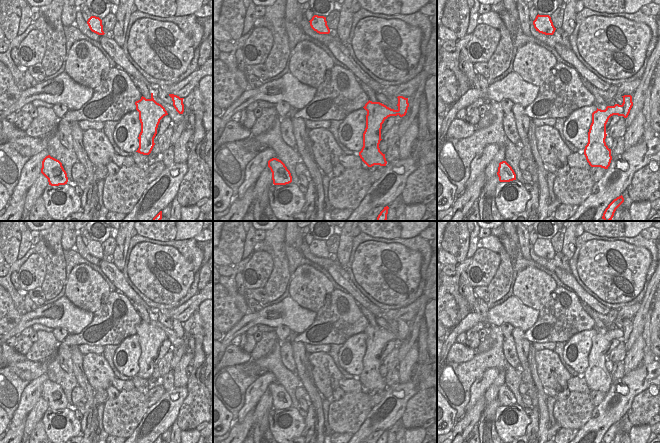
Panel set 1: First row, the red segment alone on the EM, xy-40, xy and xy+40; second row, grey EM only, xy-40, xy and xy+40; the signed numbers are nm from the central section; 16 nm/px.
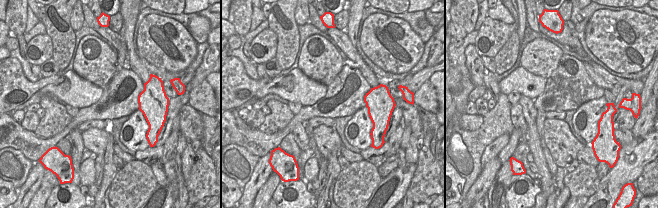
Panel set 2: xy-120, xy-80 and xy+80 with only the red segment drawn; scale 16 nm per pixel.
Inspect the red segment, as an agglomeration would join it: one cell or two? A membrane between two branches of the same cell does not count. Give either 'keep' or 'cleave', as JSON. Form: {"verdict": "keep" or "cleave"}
{"verdict": "cleave"}

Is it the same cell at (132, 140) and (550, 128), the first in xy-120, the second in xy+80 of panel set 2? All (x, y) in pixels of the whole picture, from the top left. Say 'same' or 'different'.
different

